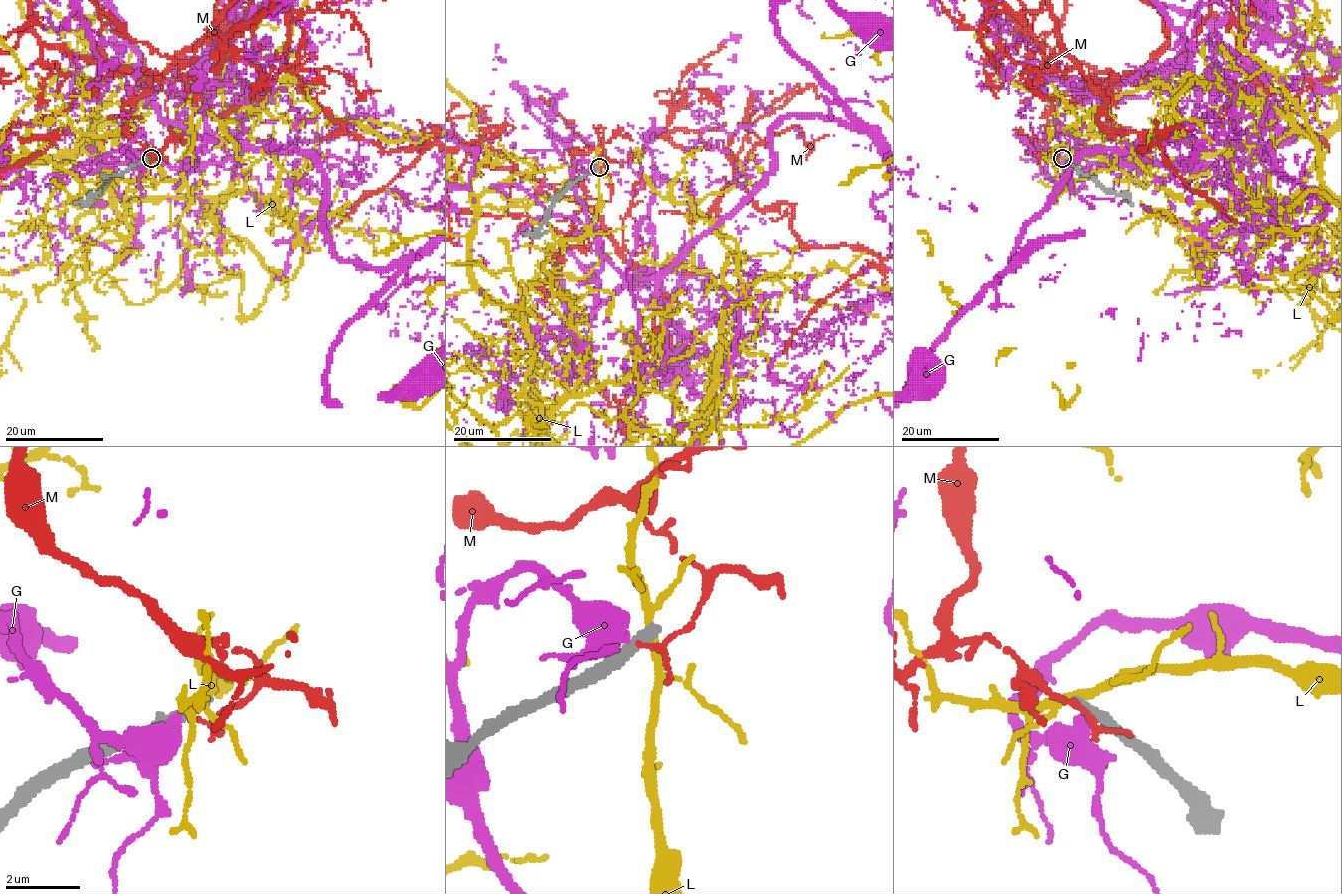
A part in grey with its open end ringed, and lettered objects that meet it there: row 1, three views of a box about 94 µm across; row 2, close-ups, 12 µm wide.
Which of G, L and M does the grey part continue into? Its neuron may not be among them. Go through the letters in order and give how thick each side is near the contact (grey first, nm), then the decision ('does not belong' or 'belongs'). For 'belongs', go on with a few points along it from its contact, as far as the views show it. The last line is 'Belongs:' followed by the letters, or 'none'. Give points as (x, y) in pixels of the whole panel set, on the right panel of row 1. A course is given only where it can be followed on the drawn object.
G: 440/440 nm | does not belong
L: 320/200 nm | does not belong
M: 420/110 nm | does not belong
Belongs: none

